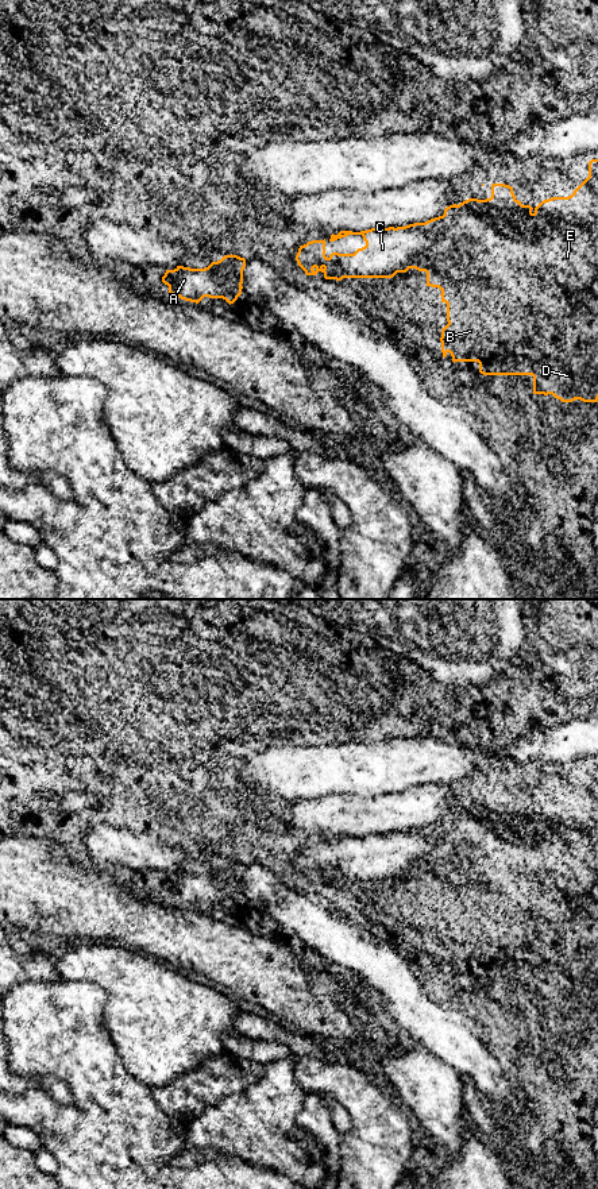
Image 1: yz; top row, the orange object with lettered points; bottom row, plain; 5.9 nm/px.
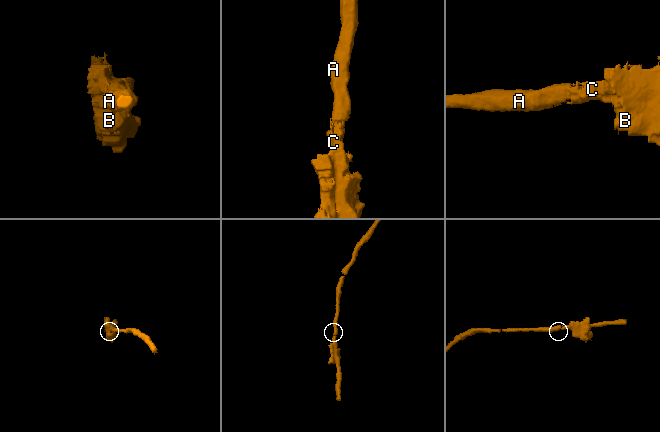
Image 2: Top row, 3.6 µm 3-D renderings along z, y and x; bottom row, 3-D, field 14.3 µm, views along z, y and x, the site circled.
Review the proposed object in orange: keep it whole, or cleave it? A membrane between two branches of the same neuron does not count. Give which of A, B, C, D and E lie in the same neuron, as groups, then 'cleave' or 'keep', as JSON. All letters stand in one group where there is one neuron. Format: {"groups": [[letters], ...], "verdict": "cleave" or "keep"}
{"groups": [["A", "B", "C", "D", "E"]], "verdict": "keep"}

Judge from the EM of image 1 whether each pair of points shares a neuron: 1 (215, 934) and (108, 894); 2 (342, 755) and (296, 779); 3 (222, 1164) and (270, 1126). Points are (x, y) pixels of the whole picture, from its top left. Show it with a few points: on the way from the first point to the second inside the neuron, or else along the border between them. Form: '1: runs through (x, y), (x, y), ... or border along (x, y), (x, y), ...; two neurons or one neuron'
1: runs through (188, 934), (135, 921); one neuron
2: runs through (331, 759), (319, 768), (307, 769); one neuron
3: border along (200, 1162), (226, 1154), (261, 1168); two neurons

